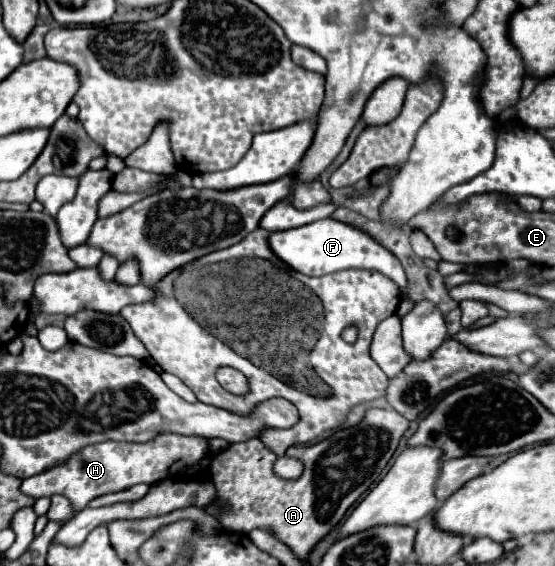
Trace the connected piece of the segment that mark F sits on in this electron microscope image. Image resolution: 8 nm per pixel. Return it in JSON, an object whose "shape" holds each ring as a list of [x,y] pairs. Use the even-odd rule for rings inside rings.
{"shape":[[[326,218],[326,220],[316,220],[308,226],[300,226],[300,228],[290,228],[286,232],[272,232],[268,238],[270,250],[284,262],[288,264],[292,270],[306,274],[306,276],[326,276],[332,272],[340,272],[340,270],[376,270],[386,274],[388,278],[392,278],[402,294],[406,296],[406,274],[404,268],[398,260],[394,260],[394,256],[382,248],[380,244],[376,244],[366,232],[342,224],[338,220]]]}

